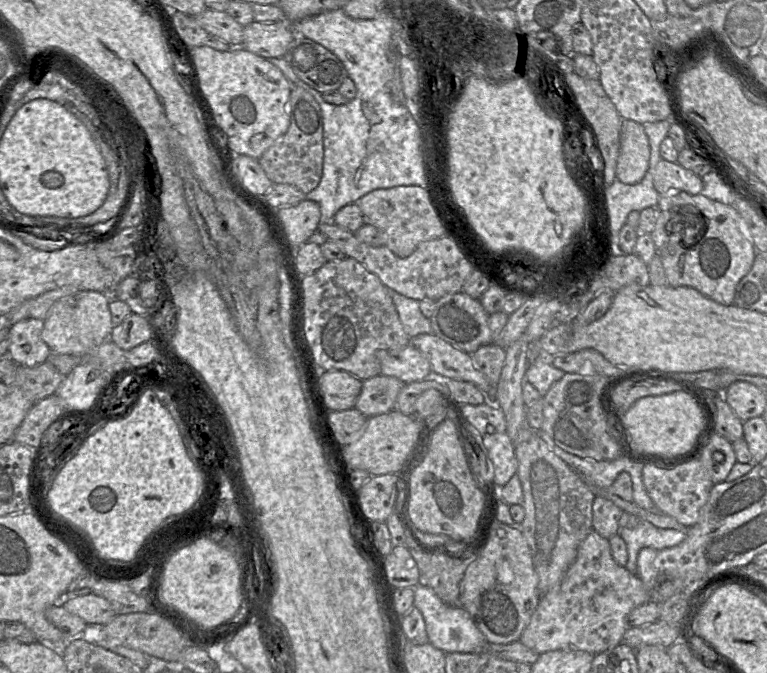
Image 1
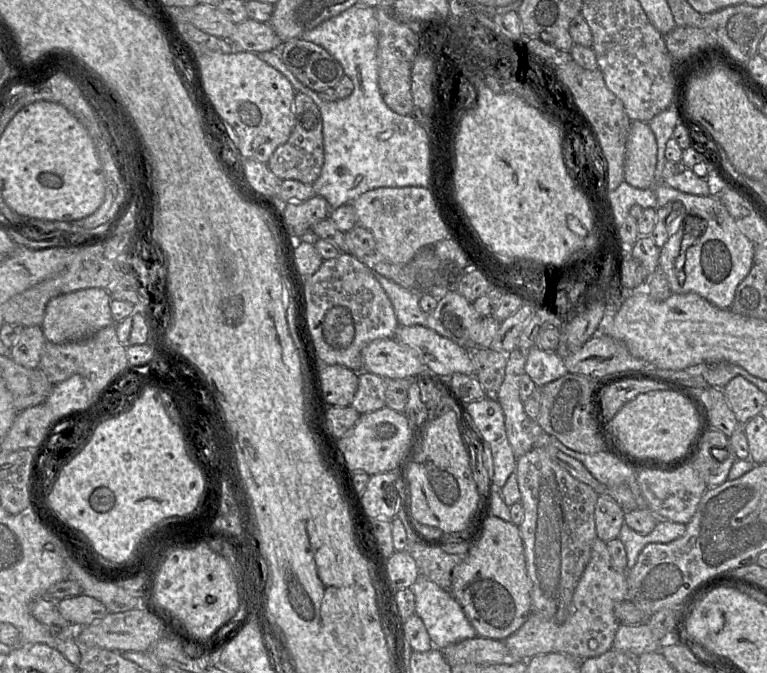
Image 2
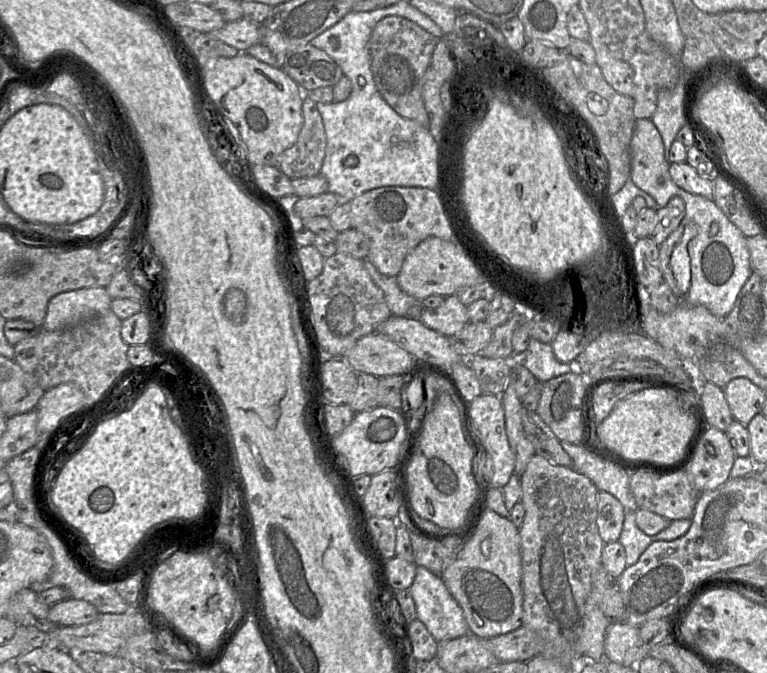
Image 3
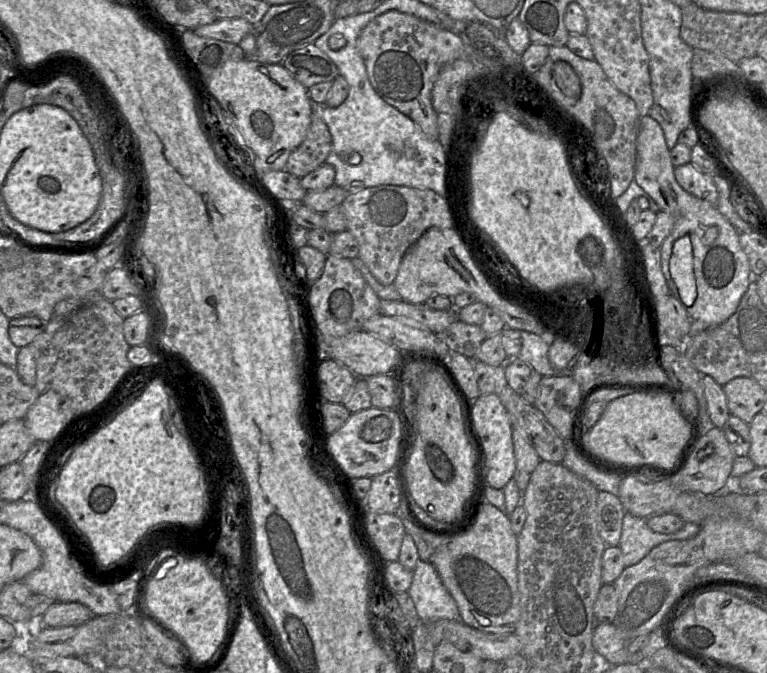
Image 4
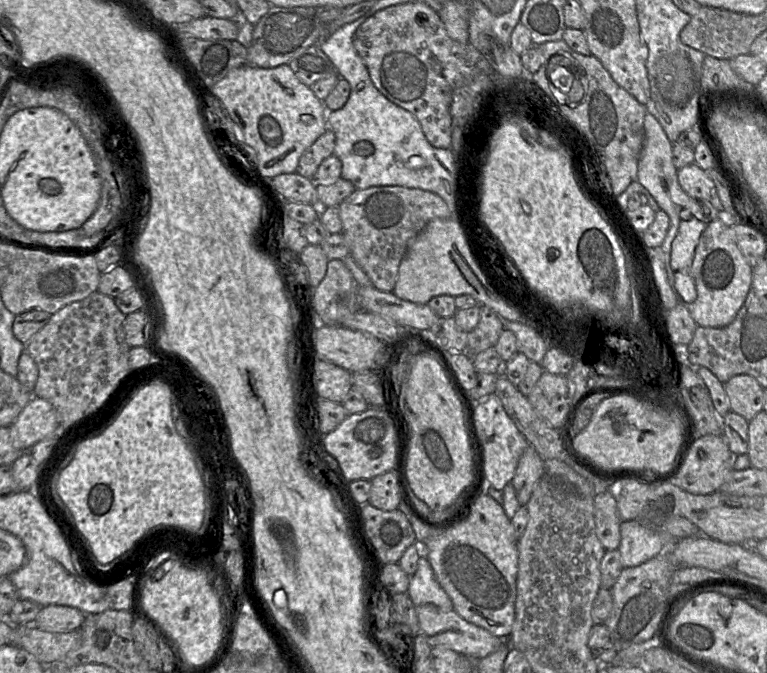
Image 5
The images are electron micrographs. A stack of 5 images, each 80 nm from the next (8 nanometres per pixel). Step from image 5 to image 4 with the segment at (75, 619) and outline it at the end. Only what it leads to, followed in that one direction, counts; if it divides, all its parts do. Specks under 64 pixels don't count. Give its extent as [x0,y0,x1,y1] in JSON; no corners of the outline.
[42,602,93,627]

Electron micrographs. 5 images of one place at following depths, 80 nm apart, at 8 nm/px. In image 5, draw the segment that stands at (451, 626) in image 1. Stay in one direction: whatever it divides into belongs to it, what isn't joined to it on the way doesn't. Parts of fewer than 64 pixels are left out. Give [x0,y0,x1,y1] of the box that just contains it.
[408,552,453,611]

